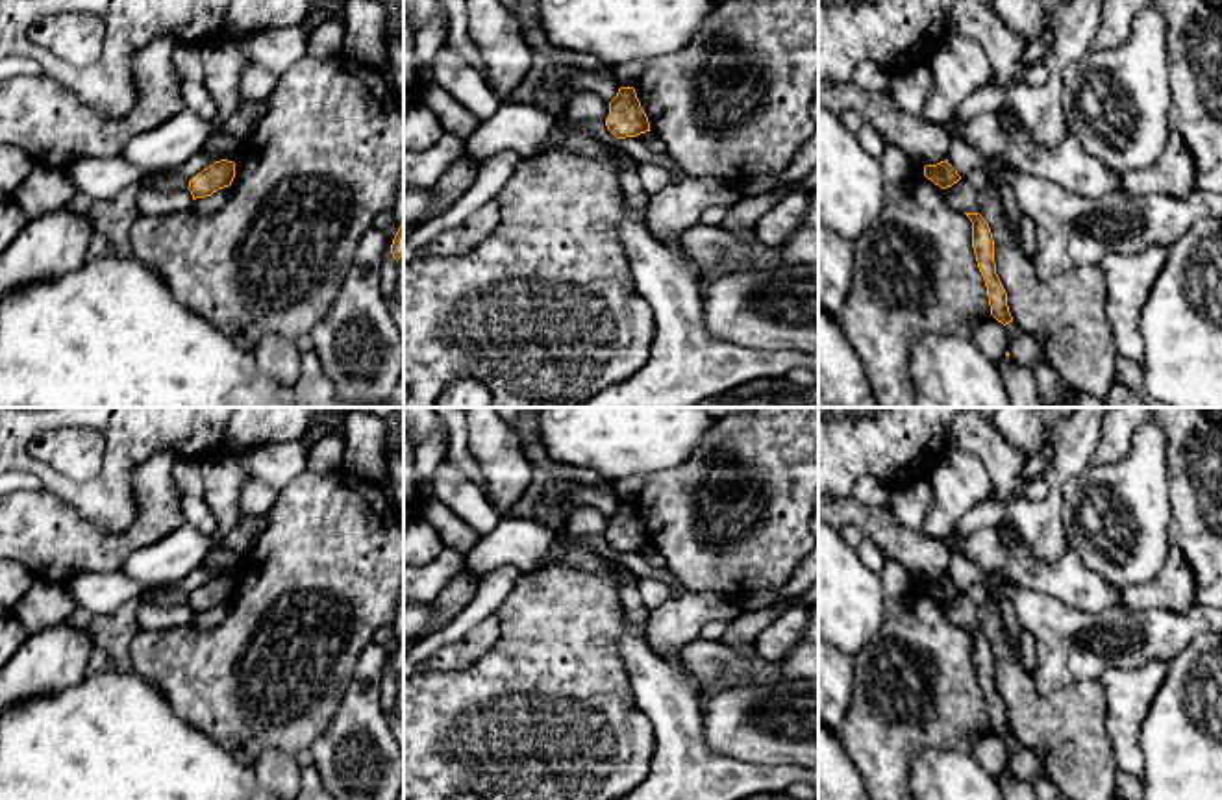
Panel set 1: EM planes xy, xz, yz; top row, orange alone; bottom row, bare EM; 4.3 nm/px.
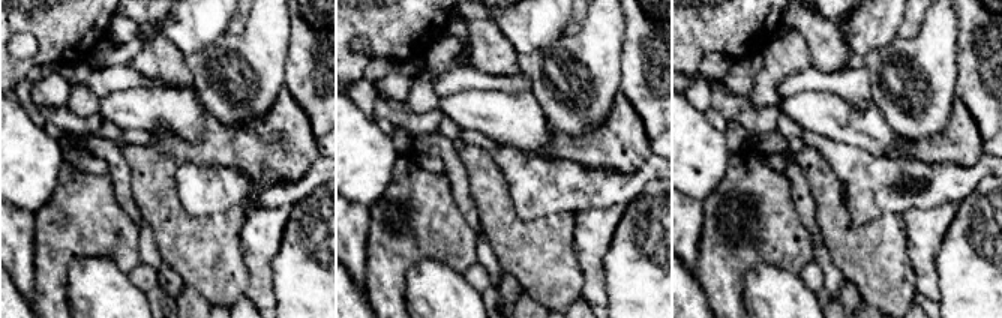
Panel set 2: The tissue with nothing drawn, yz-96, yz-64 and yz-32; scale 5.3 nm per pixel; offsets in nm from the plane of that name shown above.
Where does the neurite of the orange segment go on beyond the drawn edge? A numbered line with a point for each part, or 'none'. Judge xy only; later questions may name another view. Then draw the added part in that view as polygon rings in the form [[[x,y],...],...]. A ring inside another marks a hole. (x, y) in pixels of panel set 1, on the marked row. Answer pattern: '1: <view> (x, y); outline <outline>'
none

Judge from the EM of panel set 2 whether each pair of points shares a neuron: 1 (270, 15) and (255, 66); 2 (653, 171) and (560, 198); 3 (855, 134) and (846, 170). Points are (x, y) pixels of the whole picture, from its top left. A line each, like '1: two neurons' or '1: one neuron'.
1: one neuron
2: one neuron
3: two neurons

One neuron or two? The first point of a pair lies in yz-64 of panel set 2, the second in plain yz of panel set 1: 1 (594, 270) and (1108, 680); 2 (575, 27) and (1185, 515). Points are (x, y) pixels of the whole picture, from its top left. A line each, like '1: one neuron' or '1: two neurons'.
1: one neuron
2: one neuron

